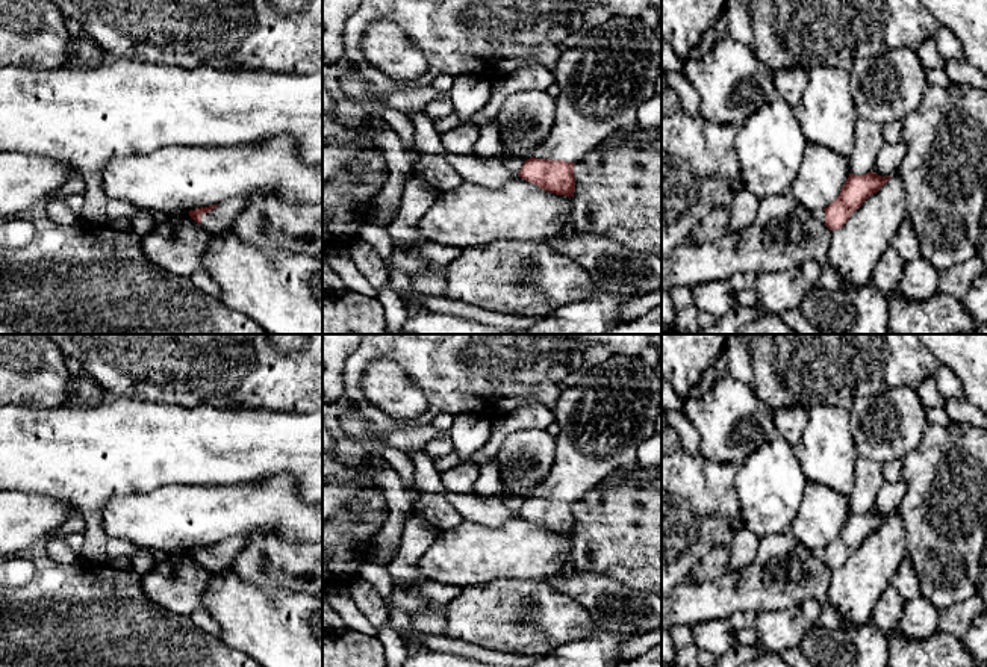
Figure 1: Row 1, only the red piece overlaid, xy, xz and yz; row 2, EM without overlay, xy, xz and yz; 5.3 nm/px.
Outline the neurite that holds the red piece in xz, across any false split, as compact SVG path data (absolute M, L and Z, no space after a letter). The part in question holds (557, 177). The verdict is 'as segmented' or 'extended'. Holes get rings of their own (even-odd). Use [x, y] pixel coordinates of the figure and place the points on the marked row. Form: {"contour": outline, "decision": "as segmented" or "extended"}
{"contour": "M612 18L583 30L574 47L563 48L553 68L560 95L551 132L518 175L551 194L574 197L574 166L624 126L636 123L637 109L655 95L660 64L660 41L640 20Z", "decision": "extended"}

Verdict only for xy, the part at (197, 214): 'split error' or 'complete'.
split error

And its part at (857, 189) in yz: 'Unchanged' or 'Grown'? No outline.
Grown

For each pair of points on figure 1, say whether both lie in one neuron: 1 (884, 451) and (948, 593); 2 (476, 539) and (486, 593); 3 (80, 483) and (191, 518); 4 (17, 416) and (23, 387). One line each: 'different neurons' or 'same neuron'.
1: different neurons
2: different neurons
3: different neurons
4: different neurons

